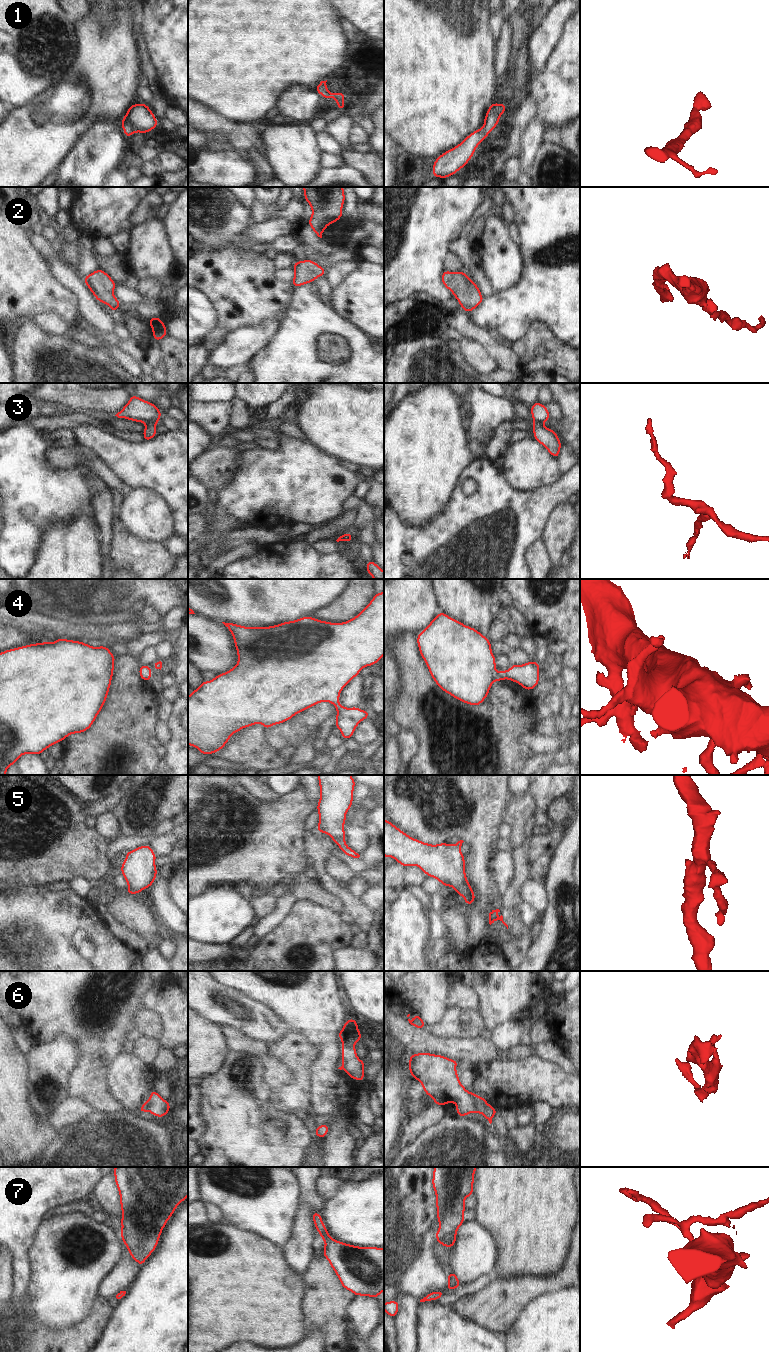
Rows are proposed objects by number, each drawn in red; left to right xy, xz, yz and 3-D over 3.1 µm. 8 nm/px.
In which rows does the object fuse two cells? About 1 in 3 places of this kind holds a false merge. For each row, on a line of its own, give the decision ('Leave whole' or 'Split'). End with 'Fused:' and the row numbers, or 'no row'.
1: Leave whole
2: Leave whole
3: Split
4: Leave whole
5: Leave whole
6: Split
7: Leave whole
Fused: 3, 6

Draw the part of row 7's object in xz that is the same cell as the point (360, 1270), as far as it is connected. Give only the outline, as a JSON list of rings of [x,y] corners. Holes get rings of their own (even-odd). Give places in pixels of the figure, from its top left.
[[[311,1214],[314,1226],[325,1242],[323,1255],[343,1288],[355,1296],[378,1298],[384,1291],[384,1248],[359,1247],[333,1239],[321,1214]]]

